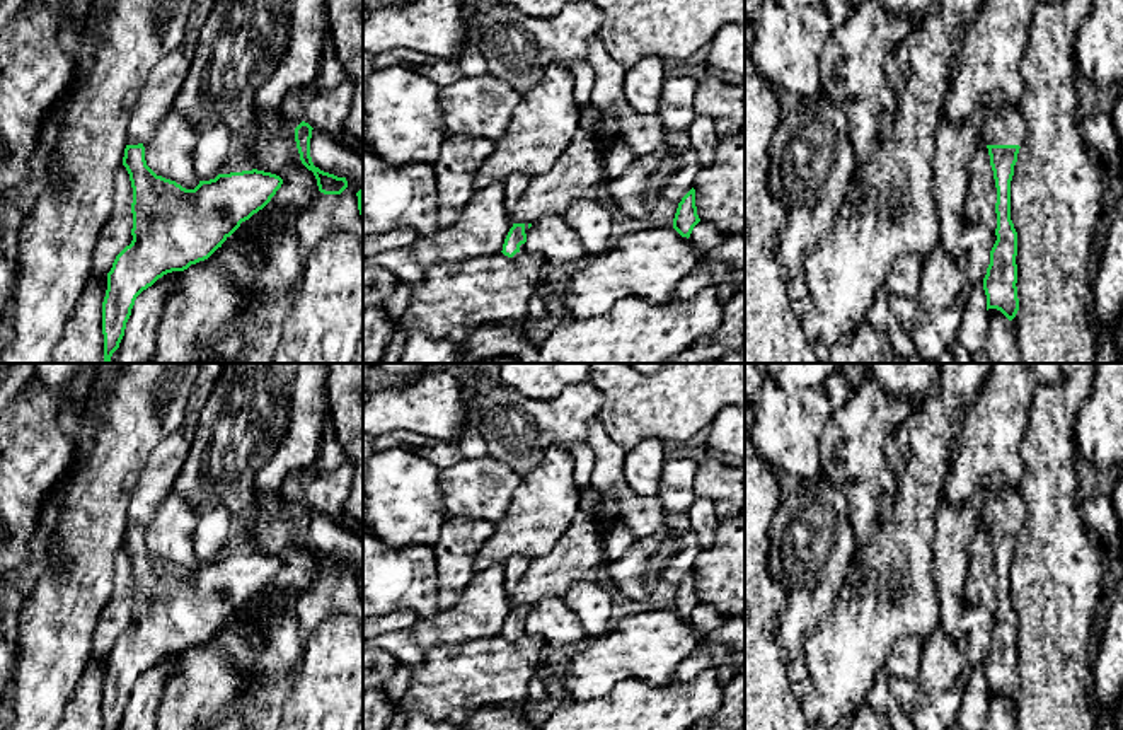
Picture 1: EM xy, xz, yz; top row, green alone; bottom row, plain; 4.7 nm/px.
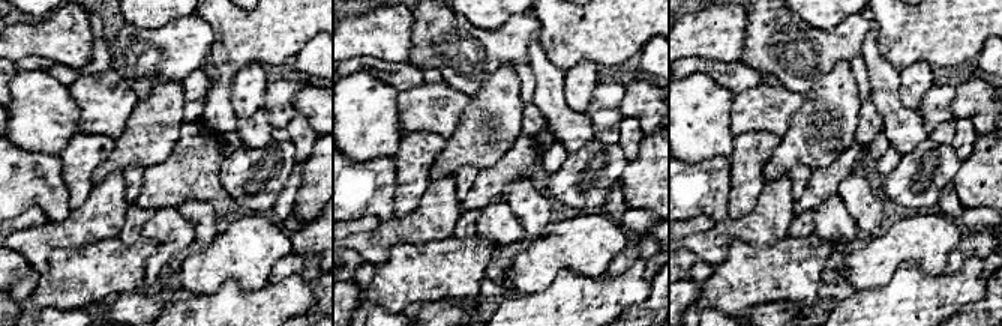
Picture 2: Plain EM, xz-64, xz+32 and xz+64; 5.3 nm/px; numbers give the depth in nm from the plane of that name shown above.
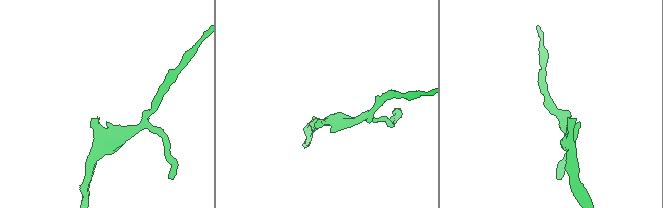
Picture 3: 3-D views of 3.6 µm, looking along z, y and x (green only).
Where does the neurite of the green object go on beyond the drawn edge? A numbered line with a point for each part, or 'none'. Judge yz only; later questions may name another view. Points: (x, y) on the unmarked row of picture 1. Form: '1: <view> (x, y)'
1: yz (1006, 509)

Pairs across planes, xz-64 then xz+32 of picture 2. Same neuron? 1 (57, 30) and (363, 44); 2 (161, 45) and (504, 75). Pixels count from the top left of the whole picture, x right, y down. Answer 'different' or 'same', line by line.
1: same
2: different

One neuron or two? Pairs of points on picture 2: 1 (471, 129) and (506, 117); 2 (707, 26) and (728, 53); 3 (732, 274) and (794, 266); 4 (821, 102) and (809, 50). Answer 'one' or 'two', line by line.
1: one
2: one
3: one
4: two

